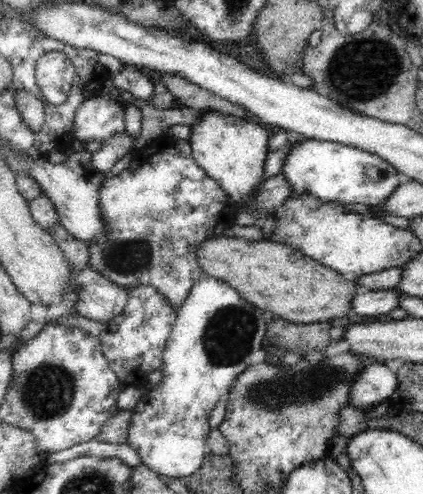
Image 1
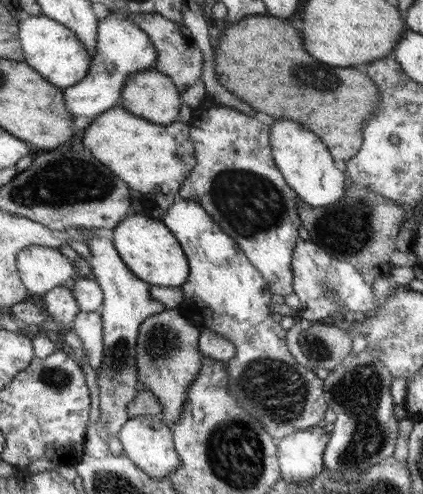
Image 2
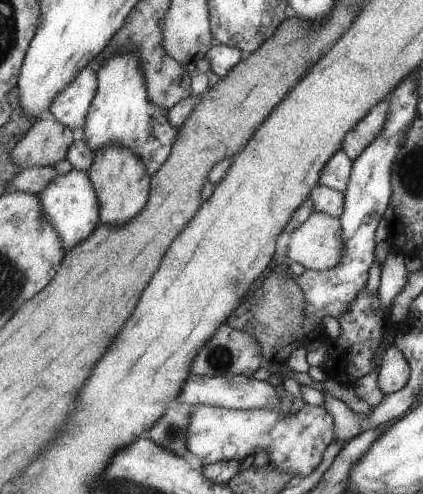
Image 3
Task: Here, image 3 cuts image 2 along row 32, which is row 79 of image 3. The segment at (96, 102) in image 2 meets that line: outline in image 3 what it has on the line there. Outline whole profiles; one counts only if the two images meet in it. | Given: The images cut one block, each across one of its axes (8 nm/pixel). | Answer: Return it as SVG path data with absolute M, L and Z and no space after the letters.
M134 46L114 51L95 68L97 94L83 129L84 140L94 152L114 143L130 147L139 153L147 171L154 176L172 152L179 130L169 122L168 111L150 101L143 64Z

